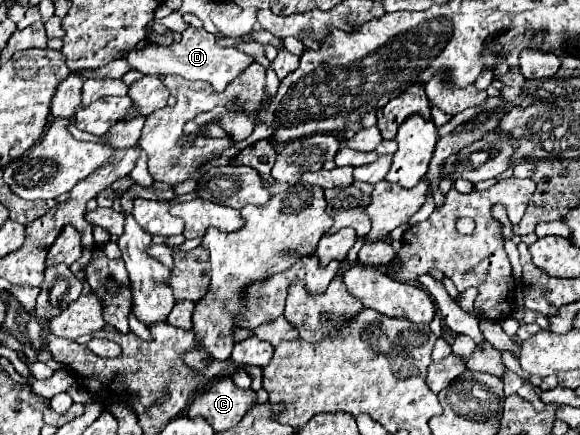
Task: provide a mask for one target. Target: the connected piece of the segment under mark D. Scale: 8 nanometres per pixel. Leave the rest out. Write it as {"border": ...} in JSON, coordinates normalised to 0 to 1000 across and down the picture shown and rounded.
{"border":[[[322,64],[312,78],[312,97],[298,106],[257,106],[250,115],[229,115],[216,124],[216,138],[226,147],[229,161],[250,166],[250,170],[271,170],[288,175],[302,170],[319,184],[353,184],[367,193],[374,211],[384,211],[440,133],[426,120],[416,120],[409,110],[384,110],[374,101],[371,83],[353,74],[353,64]]]}

